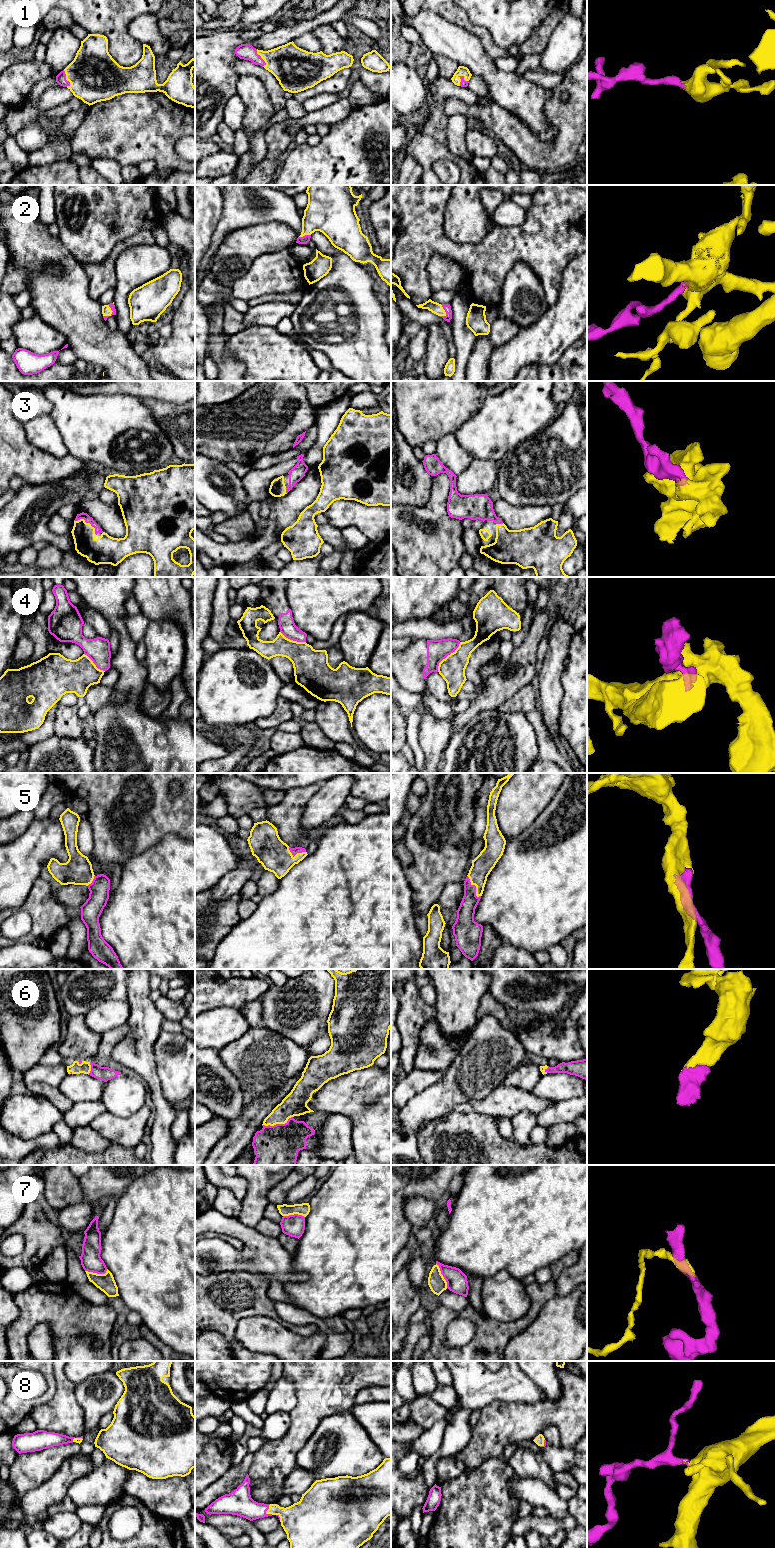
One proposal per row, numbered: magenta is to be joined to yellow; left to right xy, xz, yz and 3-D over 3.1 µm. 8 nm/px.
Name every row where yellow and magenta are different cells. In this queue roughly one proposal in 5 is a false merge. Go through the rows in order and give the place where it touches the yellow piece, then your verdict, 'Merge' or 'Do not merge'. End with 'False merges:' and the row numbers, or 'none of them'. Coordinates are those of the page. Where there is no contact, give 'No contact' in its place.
1: Touches yellow at yz (464, 77). Merge
2: Touches yellow at yz (444, 310). Merge
3: Touches yellow at xy (87, 523). Merge
4: Touches yellow at yz (447, 656). Merge
5: Touches yellow at yz (476, 887). Merge
6: Touches yellow at xz (277, 1123). Merge
7: Touches yellow at xy (96, 1273). Do not merge
8: Touches yellow at xz (268, 1509). Merge
False merges: 7

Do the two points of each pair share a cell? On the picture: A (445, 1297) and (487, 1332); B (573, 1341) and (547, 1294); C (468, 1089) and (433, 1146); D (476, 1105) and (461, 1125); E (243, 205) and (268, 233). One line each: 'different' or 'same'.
A: different
B: different
C: different
D: different
E: different

